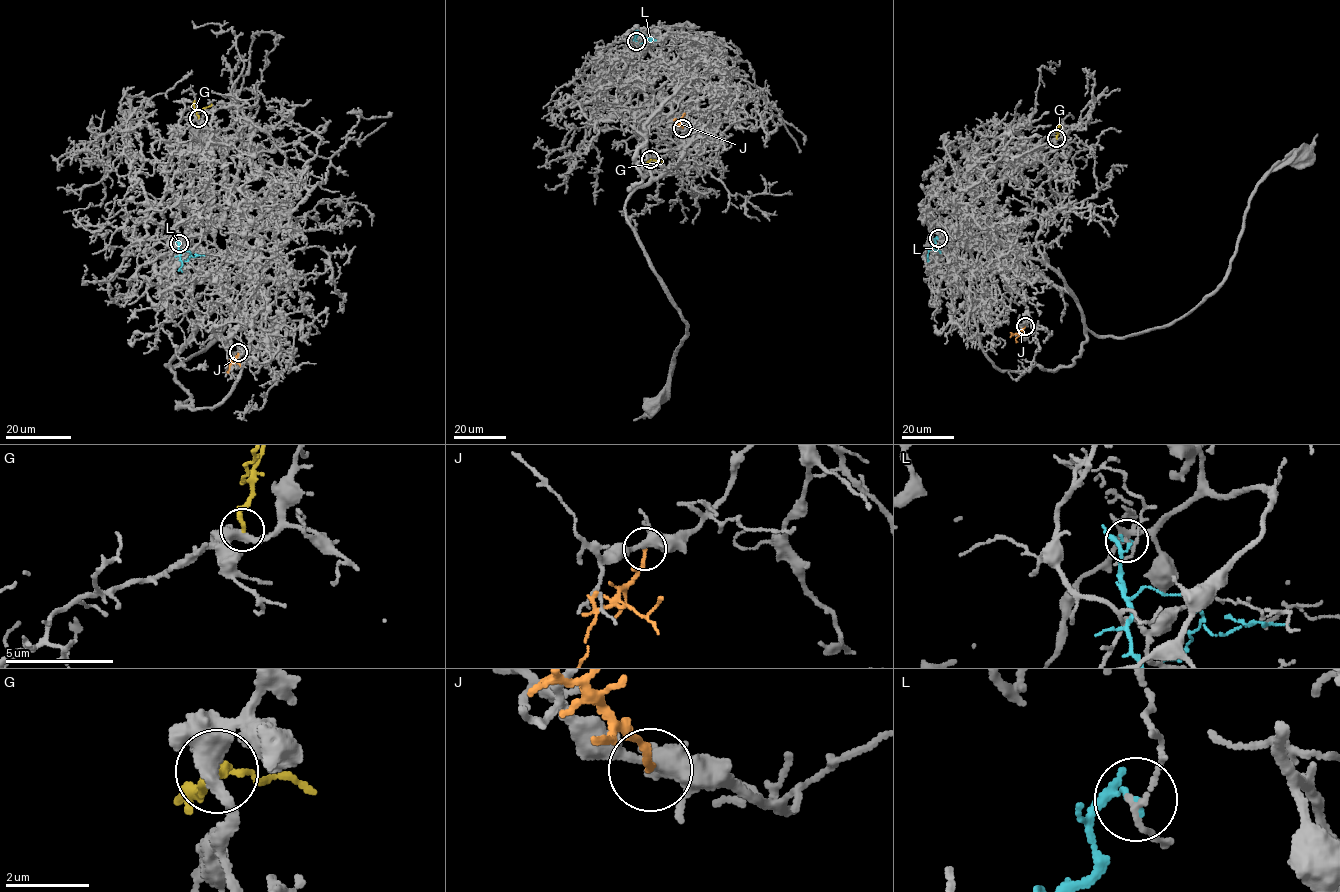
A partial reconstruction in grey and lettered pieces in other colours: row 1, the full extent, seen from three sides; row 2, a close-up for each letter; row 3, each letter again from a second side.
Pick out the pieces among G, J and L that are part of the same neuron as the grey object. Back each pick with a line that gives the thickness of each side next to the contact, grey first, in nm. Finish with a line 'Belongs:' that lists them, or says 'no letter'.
Belongs: no letter

